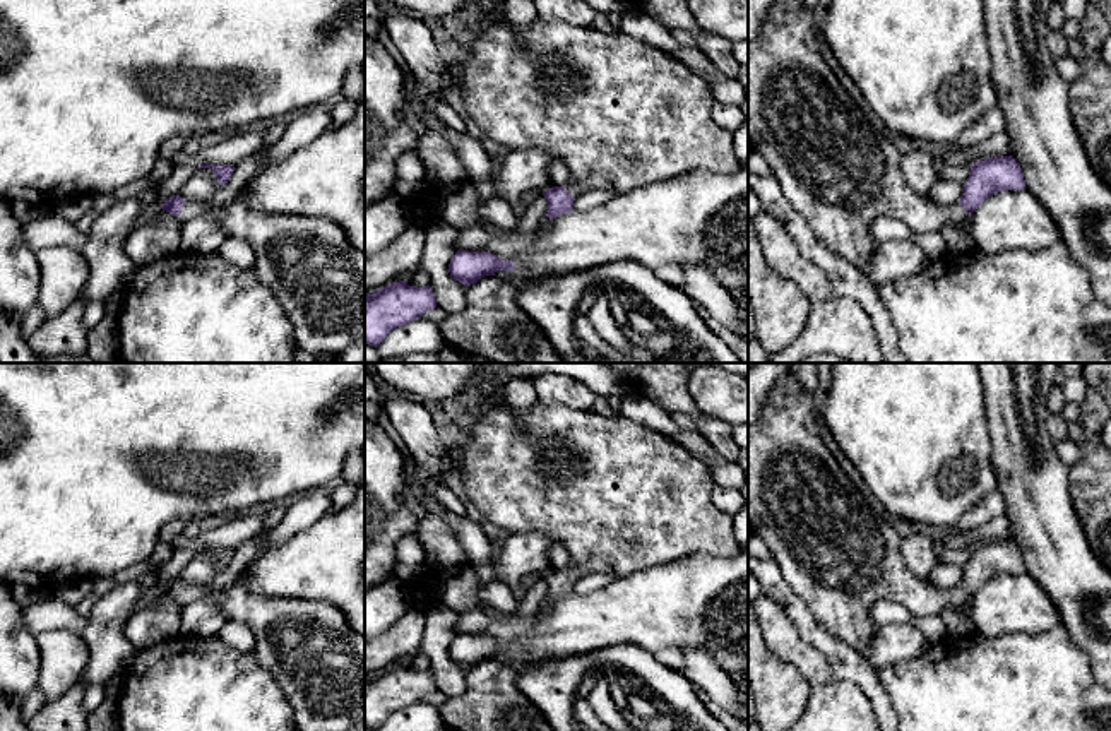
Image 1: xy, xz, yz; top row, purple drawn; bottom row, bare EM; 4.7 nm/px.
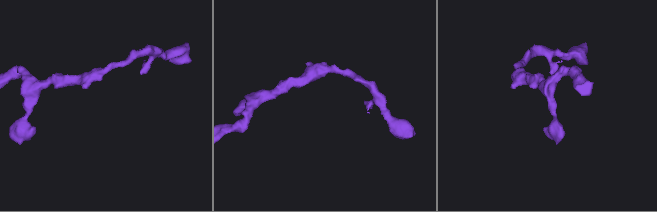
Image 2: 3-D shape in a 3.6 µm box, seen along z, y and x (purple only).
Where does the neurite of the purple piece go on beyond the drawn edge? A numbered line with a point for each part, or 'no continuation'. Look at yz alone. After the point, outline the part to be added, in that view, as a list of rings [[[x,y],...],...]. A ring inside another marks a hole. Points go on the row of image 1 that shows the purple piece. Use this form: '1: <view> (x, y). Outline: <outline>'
1: yz (836, 170). Outline: [[[775,0],[758,36],[748,43],[748,147],[767,161],[786,199],[820,243],[863,270],[875,250],[871,226],[878,217],[900,219],[912,233],[924,235],[962,221],[967,212],[959,202],[942,207],[909,187],[900,168],[902,154],[875,130],[818,51],[817,22],[815,10],[799,0]]]

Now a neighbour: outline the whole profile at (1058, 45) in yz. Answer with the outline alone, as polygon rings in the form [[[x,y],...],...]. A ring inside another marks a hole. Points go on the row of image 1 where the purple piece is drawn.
[[[1049,31],[1048,46],[1055,62],[1068,55],[1068,39],[1061,31]]]

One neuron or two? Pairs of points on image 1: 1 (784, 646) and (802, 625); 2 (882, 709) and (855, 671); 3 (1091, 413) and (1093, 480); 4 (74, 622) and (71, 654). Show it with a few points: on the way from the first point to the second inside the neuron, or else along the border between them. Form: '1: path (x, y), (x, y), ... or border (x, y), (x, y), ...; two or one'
1: border (772, 600), (784, 610), (796, 632), (825, 659); two
2: path (879, 701), (863, 680); one
3: path (1093, 430), (1093, 463); one
4: border (35, 634), (69, 629), (79, 635); two

